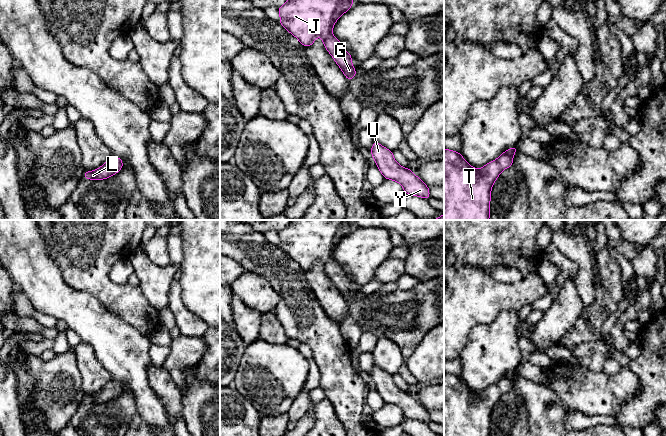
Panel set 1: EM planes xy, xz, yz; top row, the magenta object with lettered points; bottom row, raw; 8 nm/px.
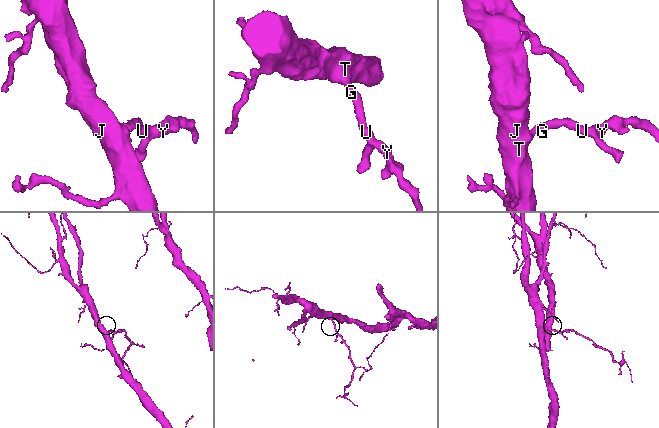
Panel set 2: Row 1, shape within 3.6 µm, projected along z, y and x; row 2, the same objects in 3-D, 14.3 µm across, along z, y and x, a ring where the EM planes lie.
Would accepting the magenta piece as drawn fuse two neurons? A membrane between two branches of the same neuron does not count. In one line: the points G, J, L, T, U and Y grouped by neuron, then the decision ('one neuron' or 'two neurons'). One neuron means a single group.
G J L T U Y; one neuron

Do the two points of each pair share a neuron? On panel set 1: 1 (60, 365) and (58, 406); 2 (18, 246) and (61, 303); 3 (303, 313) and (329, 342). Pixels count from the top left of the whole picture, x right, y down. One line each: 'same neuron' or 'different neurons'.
1: same neuron
2: same neuron
3: same neuron

